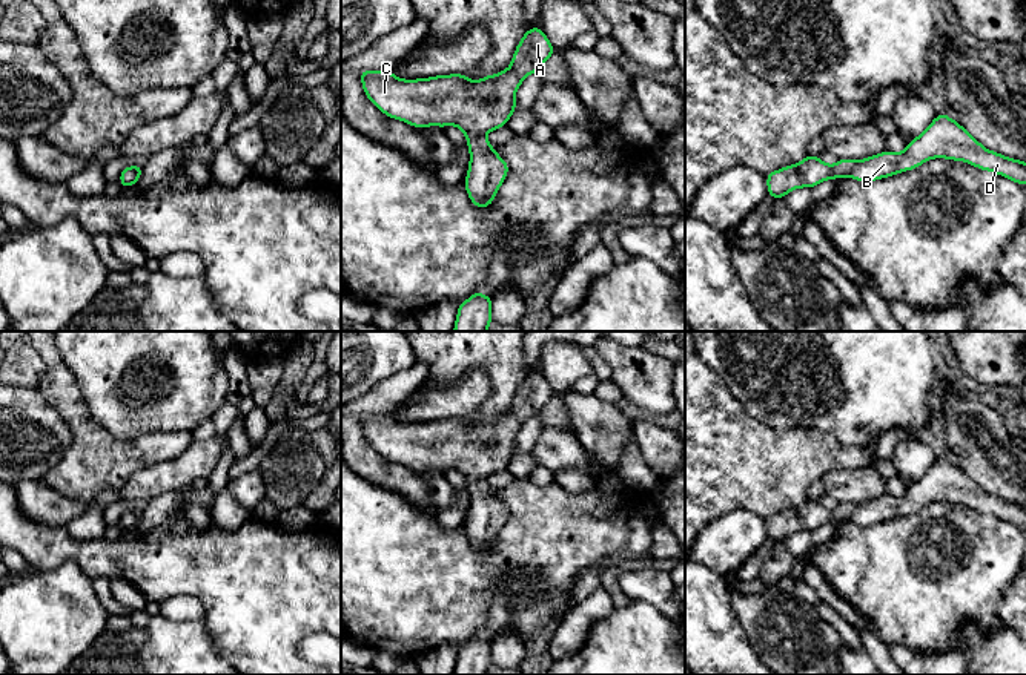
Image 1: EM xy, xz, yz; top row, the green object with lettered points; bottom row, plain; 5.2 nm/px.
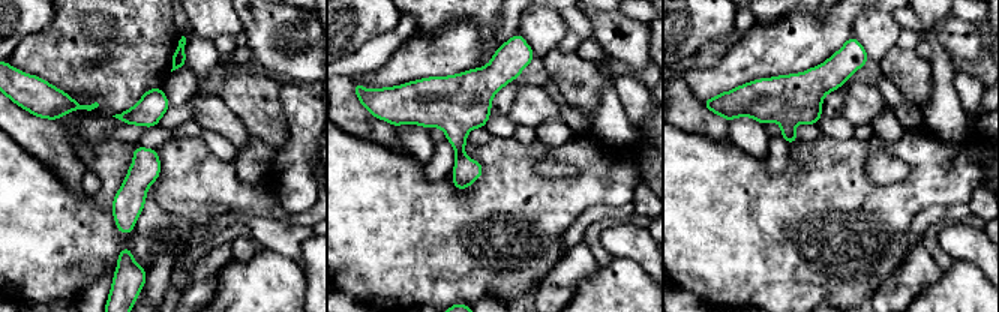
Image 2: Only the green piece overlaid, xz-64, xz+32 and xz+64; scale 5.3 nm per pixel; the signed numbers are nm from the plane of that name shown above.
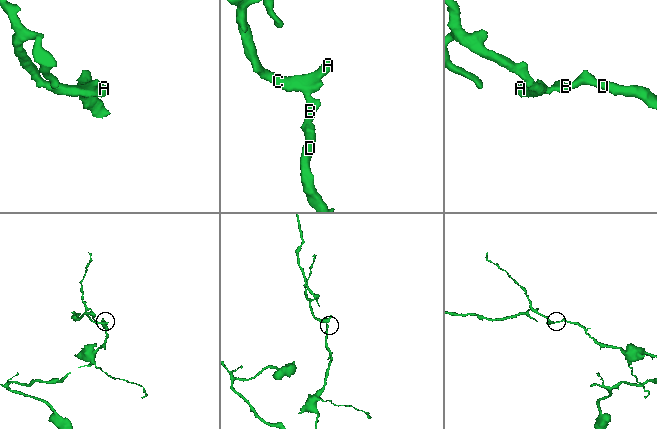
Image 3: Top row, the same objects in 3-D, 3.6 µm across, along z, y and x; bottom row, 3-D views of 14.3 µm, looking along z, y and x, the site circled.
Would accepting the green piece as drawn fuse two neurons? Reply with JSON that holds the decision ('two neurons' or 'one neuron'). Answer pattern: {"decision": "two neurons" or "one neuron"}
{"decision": "one neuron"}

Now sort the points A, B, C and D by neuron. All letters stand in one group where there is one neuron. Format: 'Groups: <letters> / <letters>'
Groups: A B C D

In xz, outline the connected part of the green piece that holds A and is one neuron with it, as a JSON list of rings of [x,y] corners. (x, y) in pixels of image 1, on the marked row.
[[[531,28],[519,41],[508,69],[472,81],[462,74],[438,75],[421,80],[401,80],[390,71],[359,72],[367,98],[386,115],[407,121],[415,127],[458,126],[467,137],[470,149],[468,175],[464,179],[467,193],[476,207],[488,207],[504,183],[508,166],[485,140],[490,130],[507,124],[516,110],[515,94],[528,74],[538,72],[554,52],[541,28]]]

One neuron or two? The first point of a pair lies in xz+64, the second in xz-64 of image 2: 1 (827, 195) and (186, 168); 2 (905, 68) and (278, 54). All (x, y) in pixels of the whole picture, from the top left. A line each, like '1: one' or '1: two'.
1: one
2: two

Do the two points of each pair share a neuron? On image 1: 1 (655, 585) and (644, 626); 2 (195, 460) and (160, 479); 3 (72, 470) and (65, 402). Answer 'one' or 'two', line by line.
1: two
2: one
3: one

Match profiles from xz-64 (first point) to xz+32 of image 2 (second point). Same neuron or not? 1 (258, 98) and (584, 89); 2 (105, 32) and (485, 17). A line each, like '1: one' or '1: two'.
1: one
2: one

